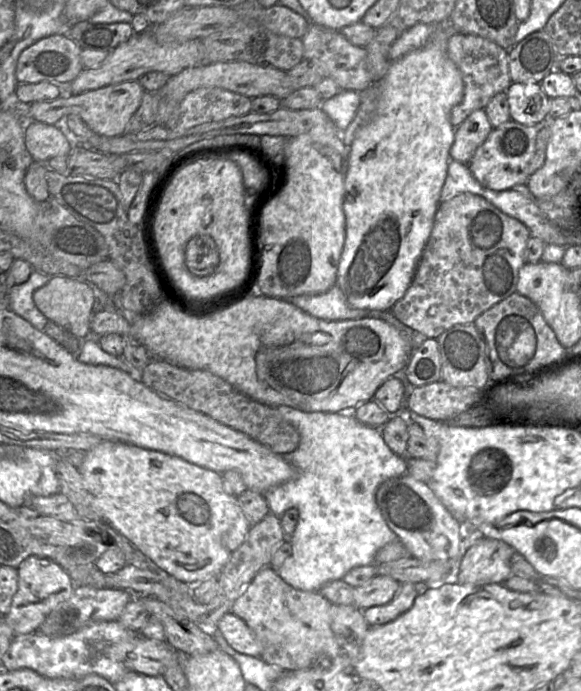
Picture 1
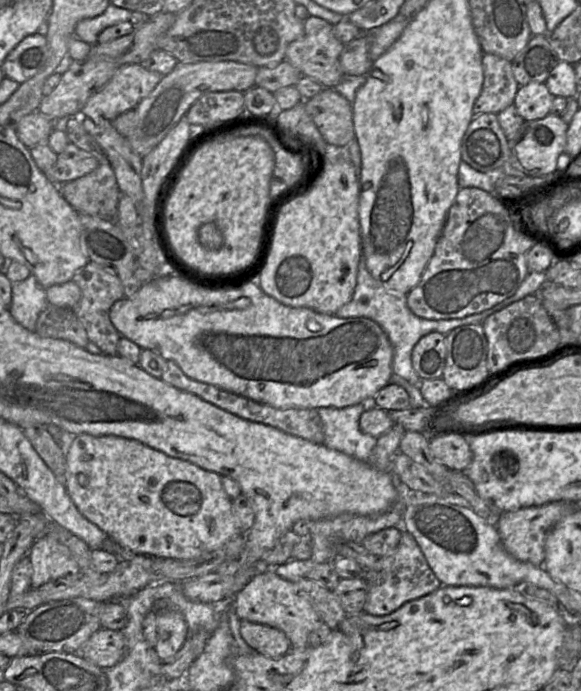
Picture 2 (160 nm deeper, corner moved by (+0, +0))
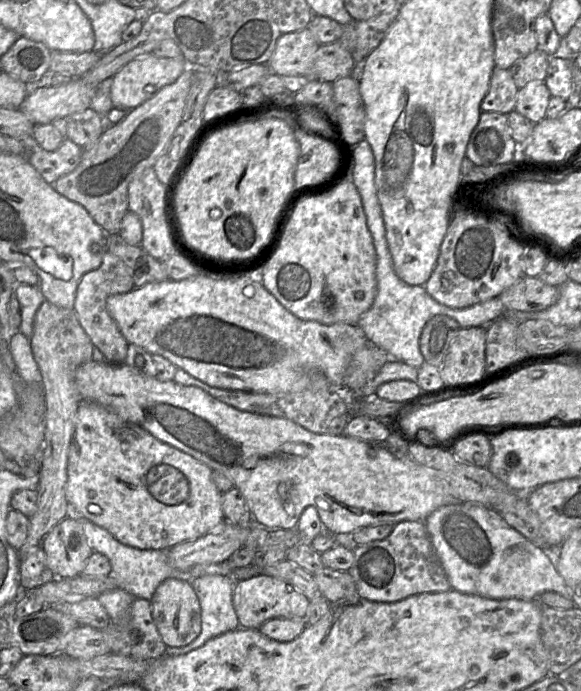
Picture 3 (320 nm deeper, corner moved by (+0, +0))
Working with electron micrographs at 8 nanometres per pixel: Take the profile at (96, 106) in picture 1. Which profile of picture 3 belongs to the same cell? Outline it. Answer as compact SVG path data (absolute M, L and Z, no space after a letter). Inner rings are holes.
M152 54L137 57L123 66L113 77L111 100L115 108L132 110L151 99L160 89L174 83L189 66L185 58L157 58Z

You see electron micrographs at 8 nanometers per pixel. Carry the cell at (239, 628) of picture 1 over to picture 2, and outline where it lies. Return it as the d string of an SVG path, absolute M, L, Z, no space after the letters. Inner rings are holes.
M241 620L240 634L249 647L268 658L279 659L291 650L284 632L264 624Z

